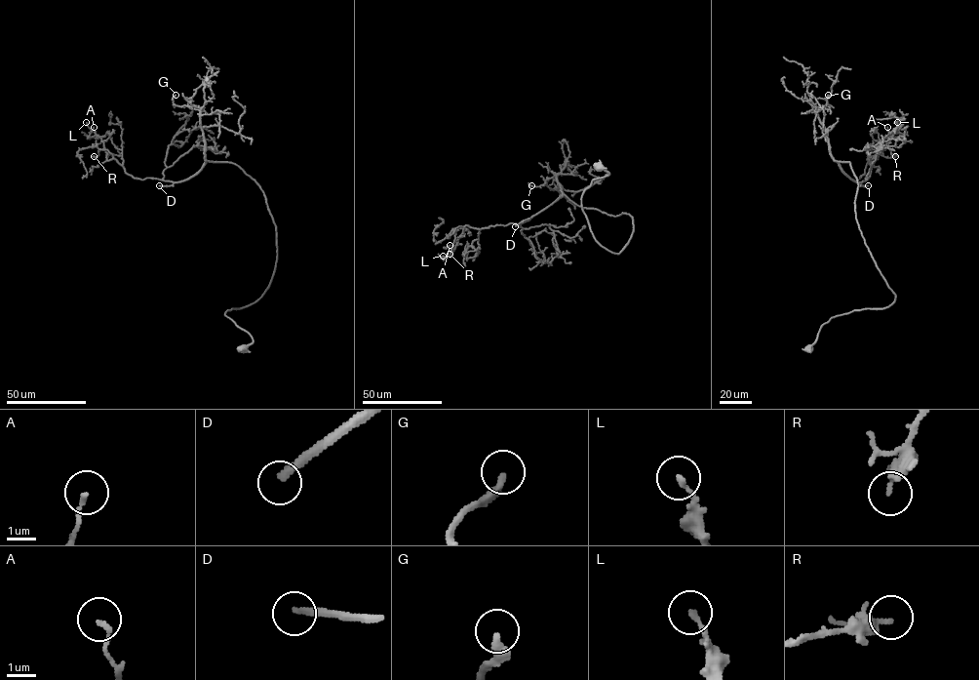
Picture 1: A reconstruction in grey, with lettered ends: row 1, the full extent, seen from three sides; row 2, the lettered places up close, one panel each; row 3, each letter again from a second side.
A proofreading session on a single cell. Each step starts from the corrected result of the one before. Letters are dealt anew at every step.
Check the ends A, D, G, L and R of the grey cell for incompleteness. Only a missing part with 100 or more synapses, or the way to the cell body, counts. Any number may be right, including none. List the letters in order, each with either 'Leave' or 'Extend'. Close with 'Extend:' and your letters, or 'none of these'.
A: Leave
D: Extend
G: Leave
L: Leave
R: Leave
Extend: D

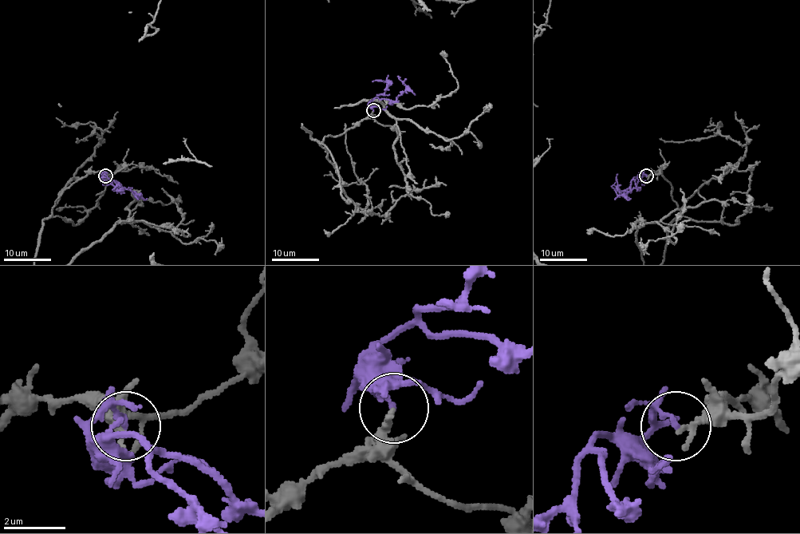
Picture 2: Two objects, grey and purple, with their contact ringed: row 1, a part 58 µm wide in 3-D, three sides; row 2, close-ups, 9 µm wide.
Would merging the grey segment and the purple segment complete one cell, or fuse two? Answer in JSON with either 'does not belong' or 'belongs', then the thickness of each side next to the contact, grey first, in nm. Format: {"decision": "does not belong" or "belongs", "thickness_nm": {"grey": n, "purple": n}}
{"decision": "does not belong", "thickness_nm": {"grey": 190, "purple": 170}}

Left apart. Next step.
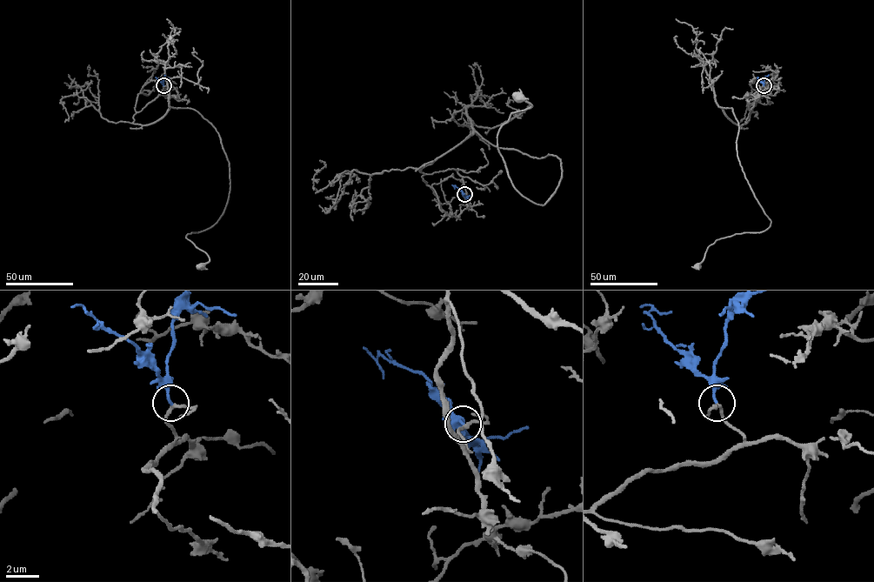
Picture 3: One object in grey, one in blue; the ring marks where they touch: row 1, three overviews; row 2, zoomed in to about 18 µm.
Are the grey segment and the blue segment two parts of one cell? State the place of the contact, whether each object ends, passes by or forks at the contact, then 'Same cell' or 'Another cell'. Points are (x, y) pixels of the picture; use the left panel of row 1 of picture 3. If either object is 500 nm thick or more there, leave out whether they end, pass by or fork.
Place: (163, 85). At the ring grey passes by. At the ring blue ends. Same cell

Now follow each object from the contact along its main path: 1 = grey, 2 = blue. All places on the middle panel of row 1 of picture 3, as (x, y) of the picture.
1: (464, 194), (420, 169), (477, 131), (556, 155), (552, 196), (522, 195), (497, 148), (518, 96)
2: (464, 194), (451, 184)

